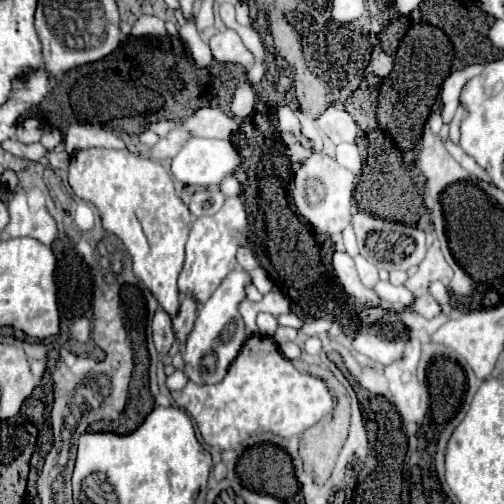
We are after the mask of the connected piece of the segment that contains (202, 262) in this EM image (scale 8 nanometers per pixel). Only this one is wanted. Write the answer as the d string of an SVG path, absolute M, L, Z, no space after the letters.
M226 199L226 203L216 215L198 217L186 243L186 263L178 279L180 293L192 293L198 303L204 303L236 265L236 251L240 249L240 243L248 239L248 235L248 213L240 199Z

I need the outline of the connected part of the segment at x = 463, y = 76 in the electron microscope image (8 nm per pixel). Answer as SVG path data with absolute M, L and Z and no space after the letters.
M474 64L464 68L464 71L452 71L450 77L444 81L442 85L442 103L444 103L444 109L442 109L442 119L446 125L452 123L452 117L456 113L456 107L458 107L458 95L460 95L460 89L462 85L471 79L472 77L479 75L485 68L485 64Z

